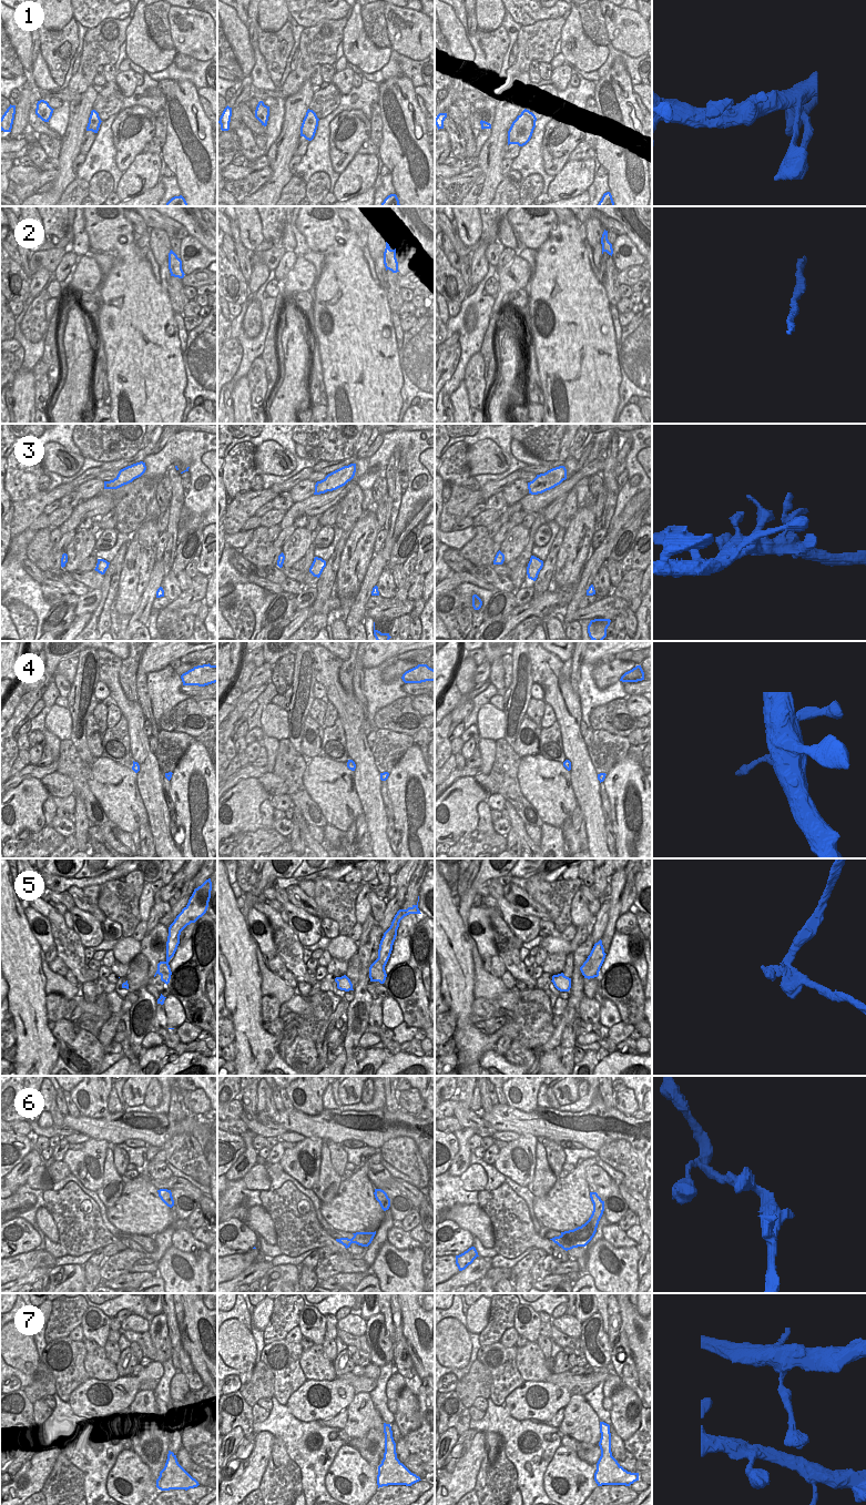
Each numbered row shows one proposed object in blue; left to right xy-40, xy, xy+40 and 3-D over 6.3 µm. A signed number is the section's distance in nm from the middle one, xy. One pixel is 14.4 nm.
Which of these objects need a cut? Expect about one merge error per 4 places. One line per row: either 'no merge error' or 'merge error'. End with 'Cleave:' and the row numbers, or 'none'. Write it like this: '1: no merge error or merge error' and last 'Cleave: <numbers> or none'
1: no merge error
2: no merge error
3: no merge error
4: no merge error
5: merge error
6: no merge error
7: no merge error
Cleave: 5

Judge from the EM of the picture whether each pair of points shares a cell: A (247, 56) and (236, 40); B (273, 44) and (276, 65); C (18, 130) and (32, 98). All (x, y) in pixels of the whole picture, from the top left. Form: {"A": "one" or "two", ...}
{"A": "one", "B": "one", "C": "one"}

